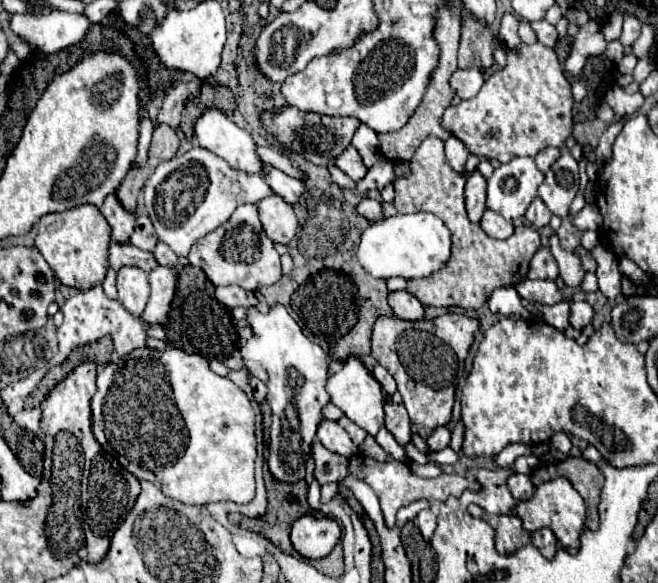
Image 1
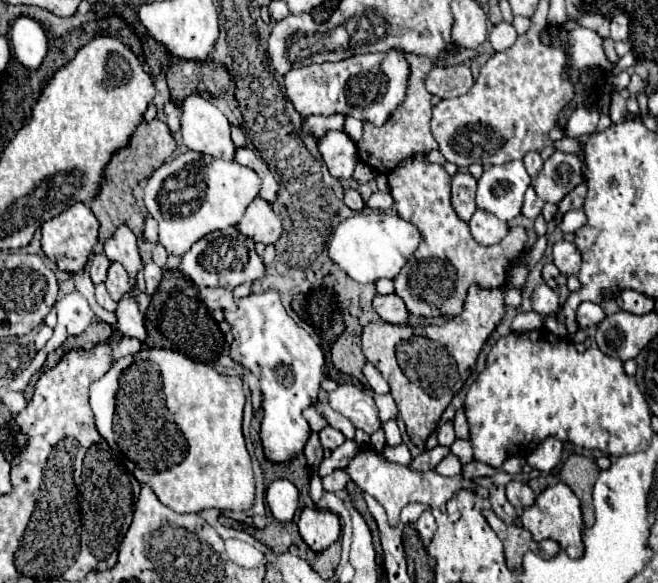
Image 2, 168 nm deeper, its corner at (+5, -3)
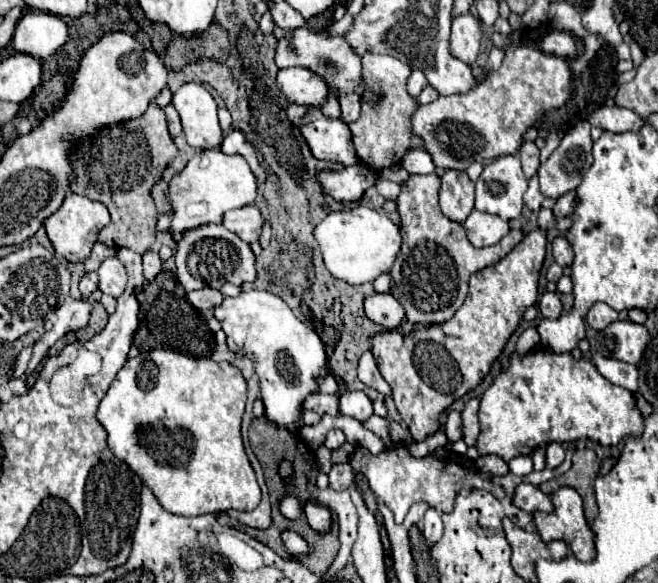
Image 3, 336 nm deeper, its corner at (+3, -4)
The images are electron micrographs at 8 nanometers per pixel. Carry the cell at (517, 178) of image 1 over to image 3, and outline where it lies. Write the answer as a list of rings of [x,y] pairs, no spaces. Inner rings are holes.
[[[501,155],[489,161],[475,183],[475,209],[501,217],[515,219],[523,209],[523,193],[527,177],[521,171],[517,155]]]

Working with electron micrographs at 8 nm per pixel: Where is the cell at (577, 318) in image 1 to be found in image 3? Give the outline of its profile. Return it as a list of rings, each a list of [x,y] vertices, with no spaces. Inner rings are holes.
[[[595,303],[595,305],[589,309],[589,313],[587,313],[587,323],[589,323],[593,329],[601,331],[601,329],[605,329],[607,325],[611,325],[613,321],[617,321],[617,317],[619,317],[619,313],[617,313],[615,309],[611,309],[609,305],[605,305],[605,303]]]

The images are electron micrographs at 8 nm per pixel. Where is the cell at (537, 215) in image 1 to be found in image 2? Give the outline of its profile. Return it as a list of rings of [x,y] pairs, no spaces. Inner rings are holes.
[[[529,188],[525,192],[525,202],[523,202],[523,216],[527,216],[529,220],[535,220],[537,216],[541,216],[541,210],[543,210],[543,200],[537,198],[537,194],[533,192],[533,188]]]

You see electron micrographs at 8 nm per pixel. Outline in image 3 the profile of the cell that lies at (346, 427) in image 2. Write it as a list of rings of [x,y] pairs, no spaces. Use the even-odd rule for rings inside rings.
[[[311,393],[311,395],[307,395],[307,399],[303,401],[303,409],[311,409],[311,411],[315,411],[315,413],[319,413],[319,415],[325,415],[325,413],[329,413],[329,415],[337,415],[339,413],[339,409],[337,409],[337,403],[339,403],[339,399],[337,399],[337,395],[325,395],[325,393]]]

